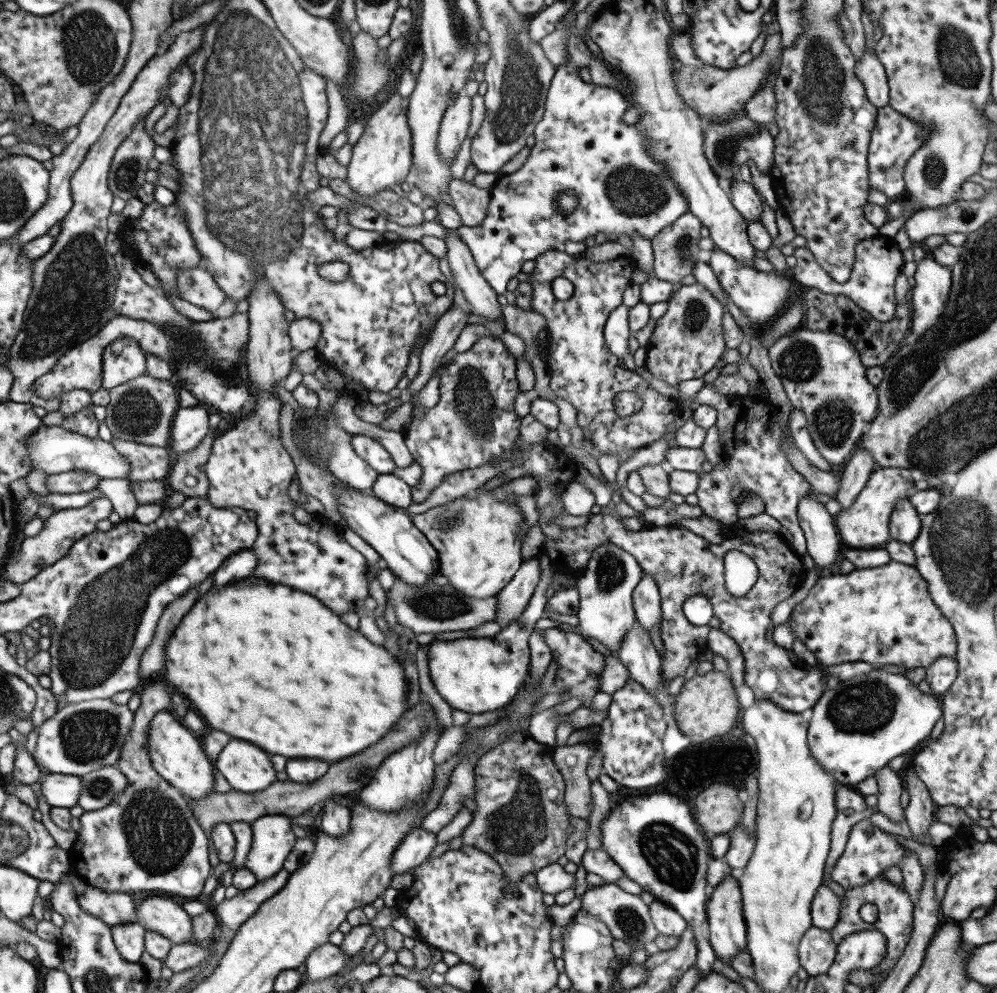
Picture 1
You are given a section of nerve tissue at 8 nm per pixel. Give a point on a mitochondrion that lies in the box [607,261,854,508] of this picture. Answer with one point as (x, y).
(695, 315)

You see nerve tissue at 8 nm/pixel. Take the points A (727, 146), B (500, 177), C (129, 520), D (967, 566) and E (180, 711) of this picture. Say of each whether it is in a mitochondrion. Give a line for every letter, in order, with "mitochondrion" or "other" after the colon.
A: mitochondrion
B: other
C: other
D: mitochondrion
E: other

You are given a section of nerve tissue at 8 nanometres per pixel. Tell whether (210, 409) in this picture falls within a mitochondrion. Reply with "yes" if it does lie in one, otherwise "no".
no

